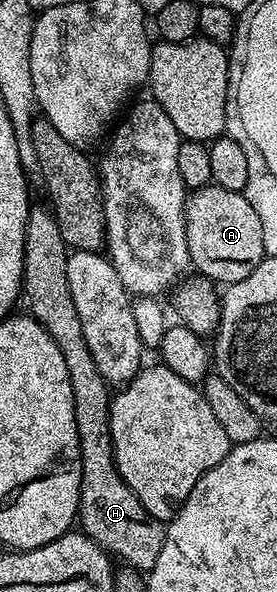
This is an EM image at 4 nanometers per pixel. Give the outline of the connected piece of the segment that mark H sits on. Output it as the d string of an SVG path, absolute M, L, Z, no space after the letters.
M30 207L25 223L25 275L23 277L23 300L29 303L28 315L34 316L51 334L55 346L63 350L63 362L67 362L67 375L71 377L71 398L75 402L75 430L79 434L81 455L81 507L79 528L91 537L110 557L124 562L128 567L147 574L163 550L166 525L155 518L139 502L135 490L123 482L117 469L113 443L109 402L111 386L106 382L83 336L79 313L75 310L67 280L67 262L70 253L59 234L59 222L48 207Z

